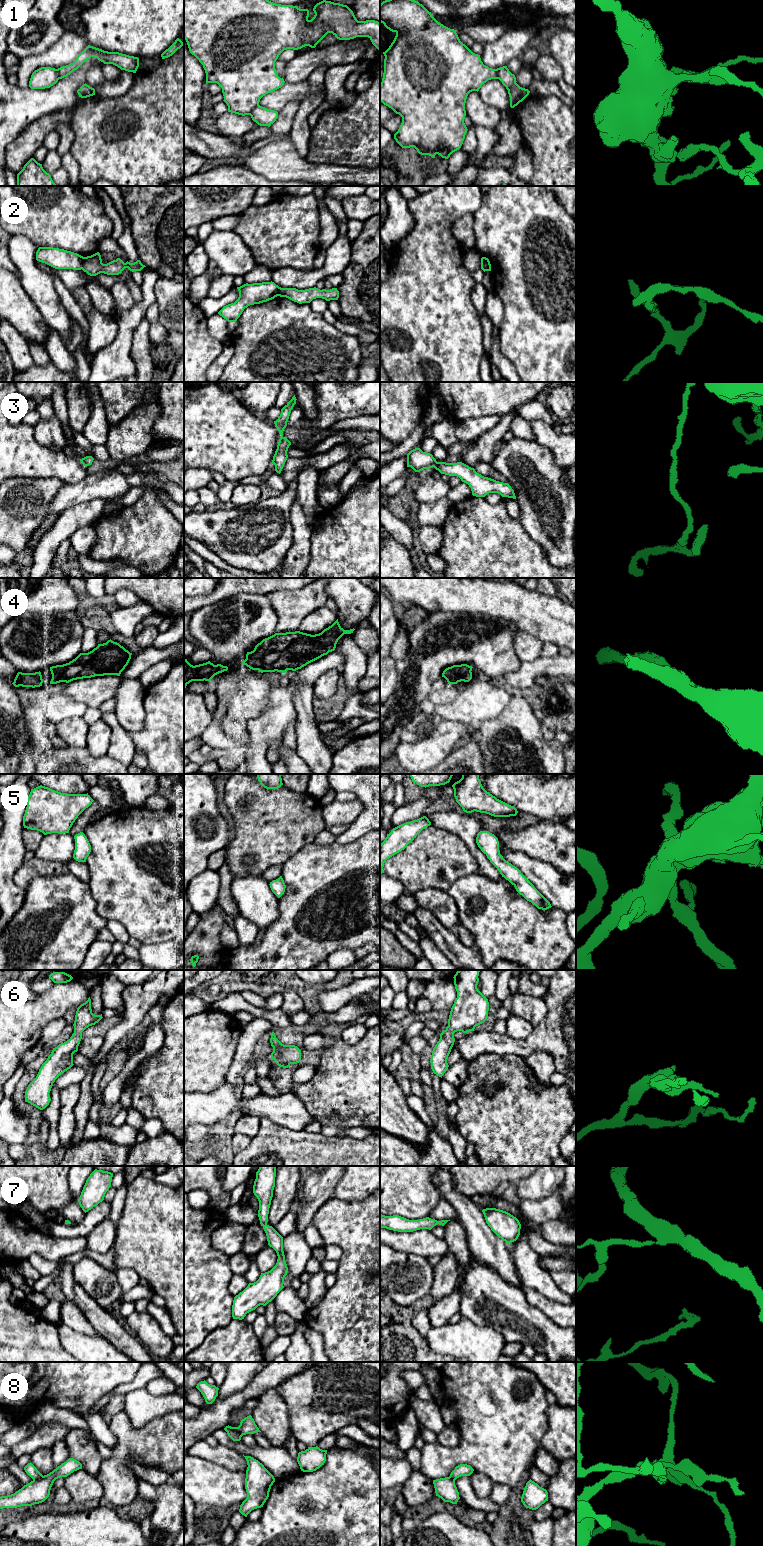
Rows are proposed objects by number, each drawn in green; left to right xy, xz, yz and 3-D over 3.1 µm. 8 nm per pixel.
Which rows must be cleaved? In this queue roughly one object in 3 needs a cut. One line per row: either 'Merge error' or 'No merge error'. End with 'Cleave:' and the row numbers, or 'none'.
1: No merge error
2: Merge error
3: No merge error
4: No merge error
5: No merge error
6: No merge error
7: No merge error
8: Merge error
Cleave: 2, 8

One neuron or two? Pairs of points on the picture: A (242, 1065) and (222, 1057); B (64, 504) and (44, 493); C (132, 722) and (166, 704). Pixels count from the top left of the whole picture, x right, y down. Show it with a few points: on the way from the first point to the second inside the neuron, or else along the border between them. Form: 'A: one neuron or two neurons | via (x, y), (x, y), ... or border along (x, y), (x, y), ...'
A: two neurons | border along (238, 1038), (234, 1057), (225, 1079)
B: two neurons | border along (64, 484), (50, 503), (48, 513)
C: two neurons | border along (145, 693), (144, 724), (139, 730), (128, 732)

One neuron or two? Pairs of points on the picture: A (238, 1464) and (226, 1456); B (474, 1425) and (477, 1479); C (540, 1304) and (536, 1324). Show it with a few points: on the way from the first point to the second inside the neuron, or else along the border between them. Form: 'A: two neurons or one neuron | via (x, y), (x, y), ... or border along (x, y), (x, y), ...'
A: one neuron | via (235, 1461), (229, 1458)
B: two neurons | border along (474, 1470), (484, 1473), (494, 1484)
C: two neurons | border along (523, 1292), (531, 1306), (539, 1309), (557, 1324)

